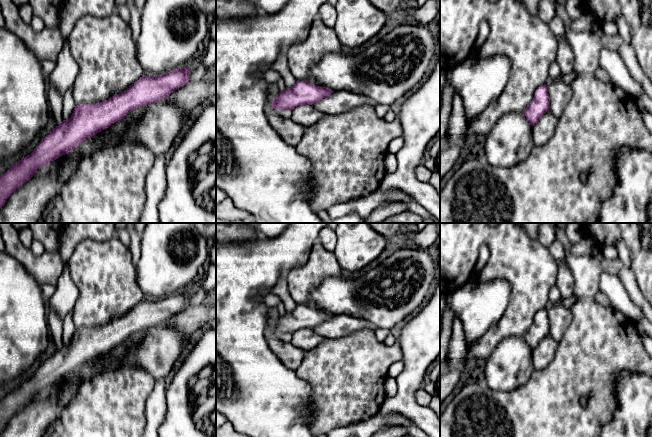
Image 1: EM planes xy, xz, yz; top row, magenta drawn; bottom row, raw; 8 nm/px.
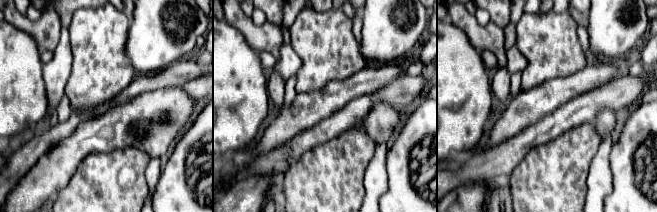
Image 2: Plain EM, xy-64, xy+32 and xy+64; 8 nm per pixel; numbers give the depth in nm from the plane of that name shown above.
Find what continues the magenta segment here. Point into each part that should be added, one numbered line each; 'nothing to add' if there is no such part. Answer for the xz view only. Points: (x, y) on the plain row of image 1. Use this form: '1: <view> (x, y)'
1: xz (338, 326)

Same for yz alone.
1: yz (542, 355)

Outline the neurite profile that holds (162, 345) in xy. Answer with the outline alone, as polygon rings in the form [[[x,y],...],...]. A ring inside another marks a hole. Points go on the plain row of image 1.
[[[166,324],[145,329],[144,338],[130,347],[121,360],[102,370],[102,373],[129,366],[146,371],[155,381],[165,379],[180,357],[188,337],[179,329]]]

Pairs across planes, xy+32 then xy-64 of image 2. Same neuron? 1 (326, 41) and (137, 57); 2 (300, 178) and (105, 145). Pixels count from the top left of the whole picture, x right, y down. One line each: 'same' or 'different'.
1: different
2: different

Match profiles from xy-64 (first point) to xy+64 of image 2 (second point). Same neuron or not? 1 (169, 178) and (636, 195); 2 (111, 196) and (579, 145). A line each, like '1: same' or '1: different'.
1: same
2: same

